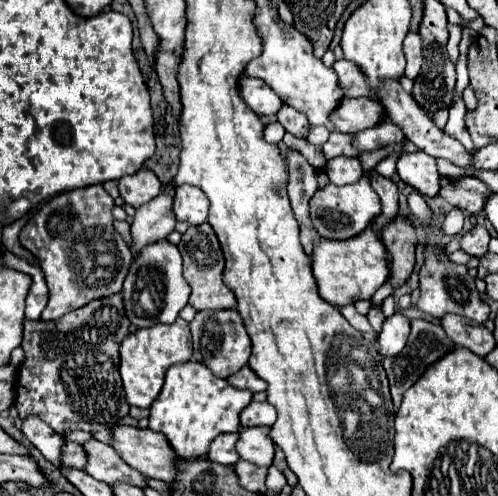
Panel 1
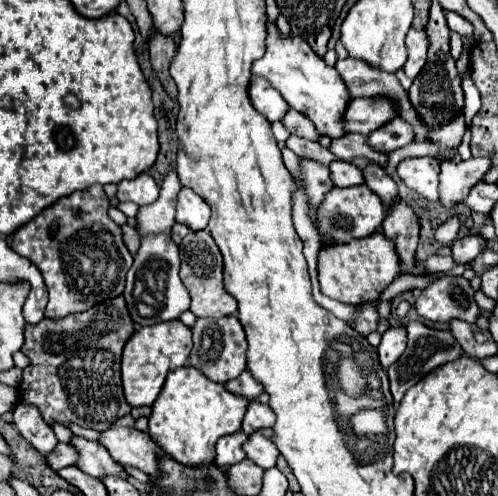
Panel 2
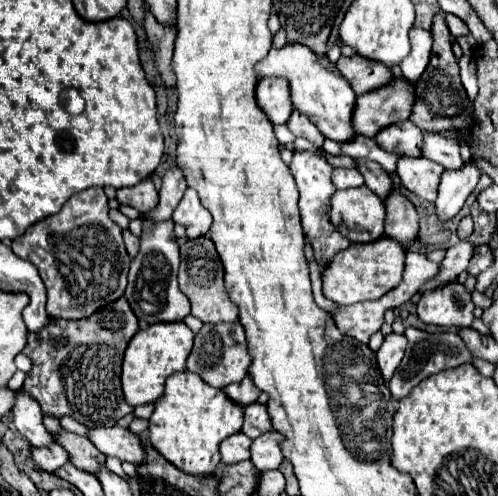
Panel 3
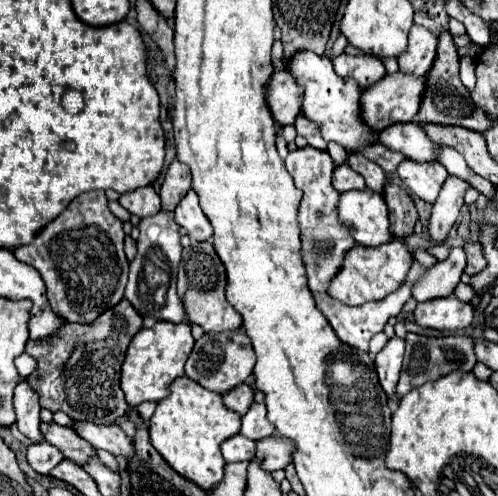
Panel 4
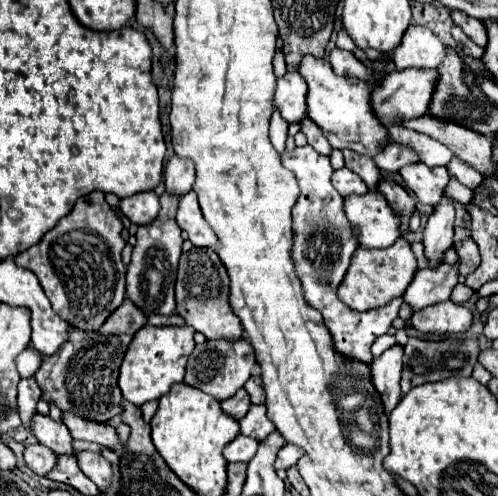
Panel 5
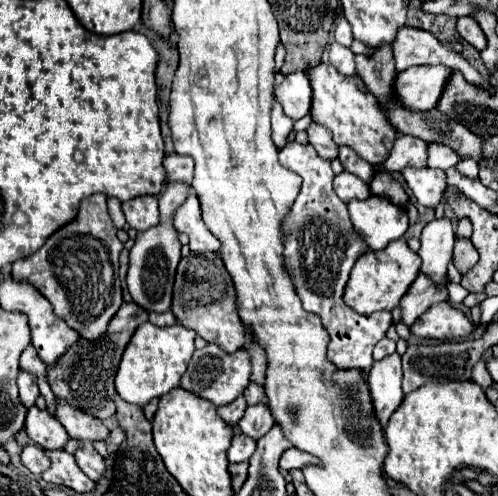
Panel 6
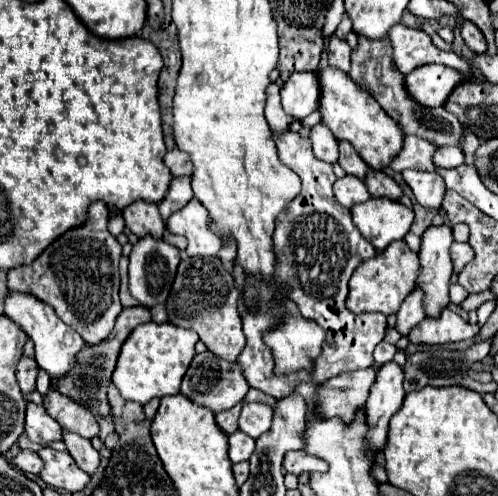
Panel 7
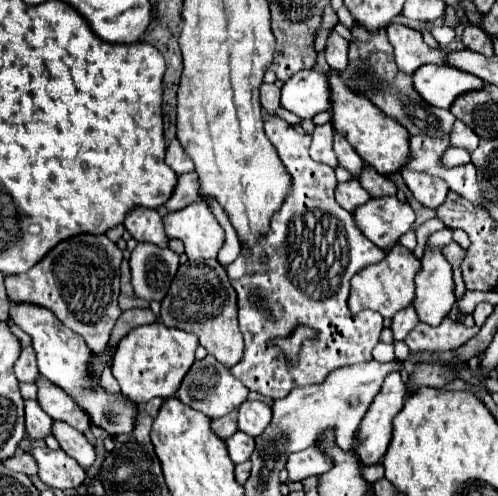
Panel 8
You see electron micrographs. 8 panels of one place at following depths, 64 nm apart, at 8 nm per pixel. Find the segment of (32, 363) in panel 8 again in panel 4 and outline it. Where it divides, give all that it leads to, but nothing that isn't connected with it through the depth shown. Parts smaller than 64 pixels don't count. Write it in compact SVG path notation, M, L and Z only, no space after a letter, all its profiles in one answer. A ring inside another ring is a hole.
M22 380L14 390L14 410L18 416L18 420L16 420L18 430L32 442L42 442L38 396L26 380Z

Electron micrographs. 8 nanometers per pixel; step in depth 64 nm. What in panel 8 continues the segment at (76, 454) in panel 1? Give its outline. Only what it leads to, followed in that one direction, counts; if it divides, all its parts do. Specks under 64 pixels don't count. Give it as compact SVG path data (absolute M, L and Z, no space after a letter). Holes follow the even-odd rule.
M18 452L14 454L12 458L4 460L4 466L14 470L14 472L22 472L26 476L34 476L38 472L38 466L36 466L36 460L28 454L28 452Z

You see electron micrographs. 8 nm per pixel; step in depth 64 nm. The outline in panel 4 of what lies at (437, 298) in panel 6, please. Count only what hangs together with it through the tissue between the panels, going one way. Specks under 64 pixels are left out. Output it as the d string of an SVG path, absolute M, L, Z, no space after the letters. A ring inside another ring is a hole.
M460 246L452 248L448 260L436 262L432 268L428 268L428 272L420 280L416 280L416 284L412 286L412 298L416 302L426 302L450 296L456 284L460 282L464 266L466 266L464 248Z

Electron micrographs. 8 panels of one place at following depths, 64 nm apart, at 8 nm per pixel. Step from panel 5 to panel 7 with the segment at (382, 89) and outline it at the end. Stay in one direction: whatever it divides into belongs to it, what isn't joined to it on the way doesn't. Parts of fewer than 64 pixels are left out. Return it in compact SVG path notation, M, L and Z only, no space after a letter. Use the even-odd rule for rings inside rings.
M432 64L420 66L406 76L410 96L428 108L444 106L444 100L448 100L452 88L466 80L474 80L474 76L464 76L462 72L456 72L456 68Z

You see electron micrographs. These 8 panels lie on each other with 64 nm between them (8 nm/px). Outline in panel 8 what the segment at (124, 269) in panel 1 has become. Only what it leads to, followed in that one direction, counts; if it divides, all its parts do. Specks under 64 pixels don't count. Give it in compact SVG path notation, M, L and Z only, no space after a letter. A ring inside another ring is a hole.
M80 234L60 242L26 274L8 276L4 286L12 304L34 304L48 308L64 326L80 334L94 354L102 354L110 340L110 332L122 314L118 306L120 262L122 252L108 240L106 234Z

